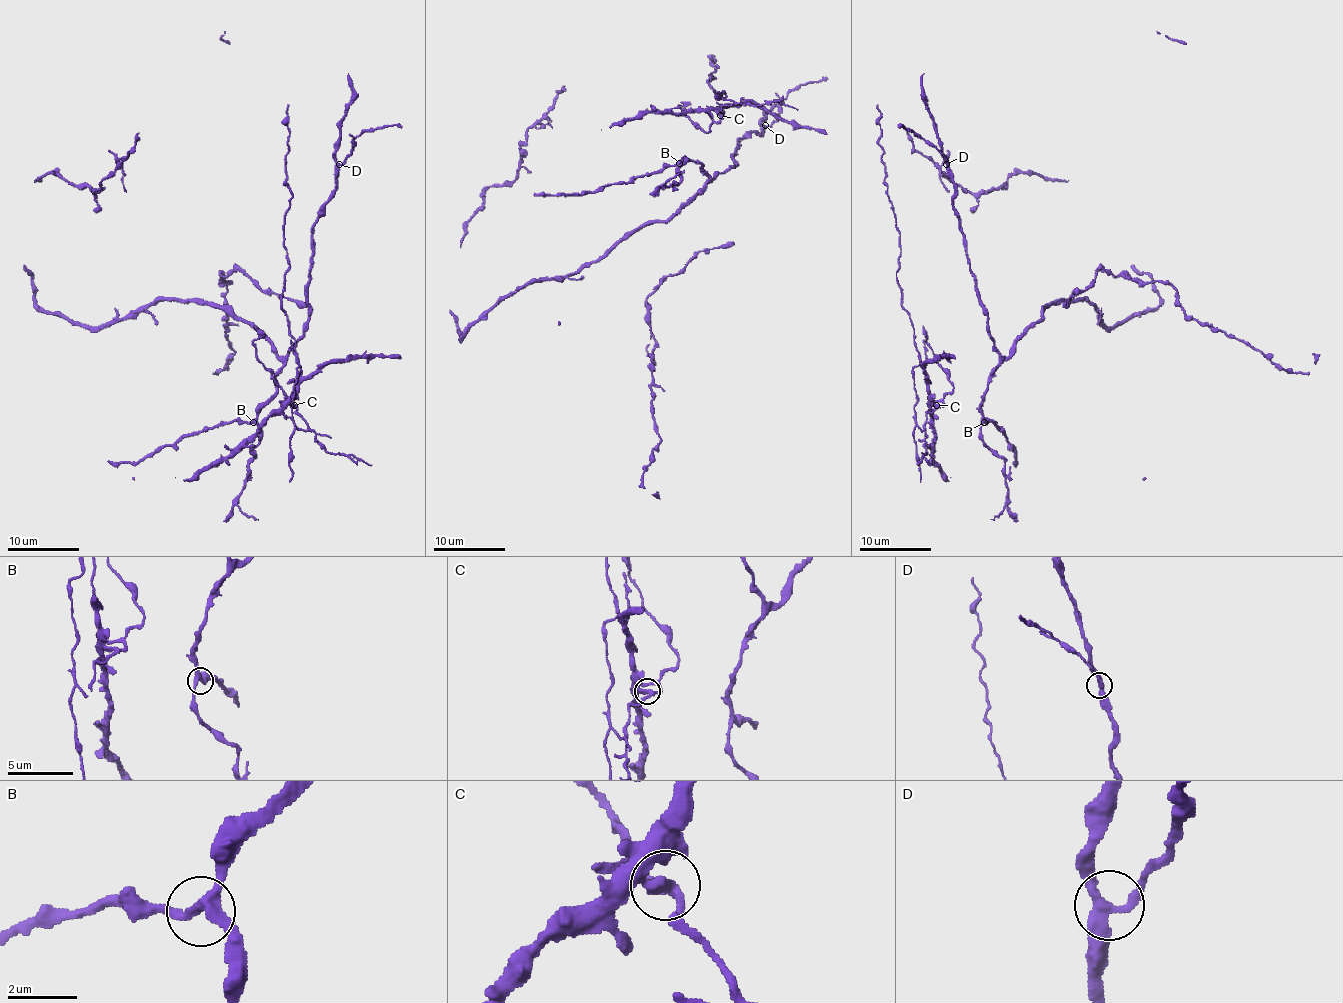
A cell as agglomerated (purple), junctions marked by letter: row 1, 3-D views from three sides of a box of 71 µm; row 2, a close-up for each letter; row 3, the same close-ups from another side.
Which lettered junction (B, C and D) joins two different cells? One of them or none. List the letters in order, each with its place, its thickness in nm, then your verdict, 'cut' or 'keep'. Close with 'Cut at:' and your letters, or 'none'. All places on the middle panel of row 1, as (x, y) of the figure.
B: at (679, 163); 280 nm thick; keep
C: at (720, 115); 280 nm thick; cut
D: at (765, 125); 320 nm thick; keep
Cut at: C

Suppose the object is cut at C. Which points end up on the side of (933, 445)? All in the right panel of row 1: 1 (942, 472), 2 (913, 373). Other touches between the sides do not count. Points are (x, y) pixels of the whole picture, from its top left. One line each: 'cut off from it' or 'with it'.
1: with it
2: cut off from it

